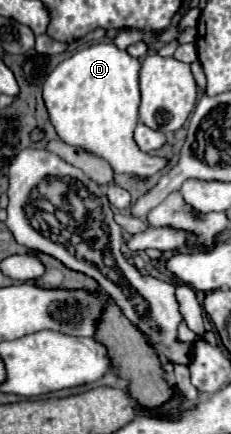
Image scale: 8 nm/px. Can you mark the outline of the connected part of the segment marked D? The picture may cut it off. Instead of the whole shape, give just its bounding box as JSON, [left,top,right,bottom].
[43,43,165,175]

